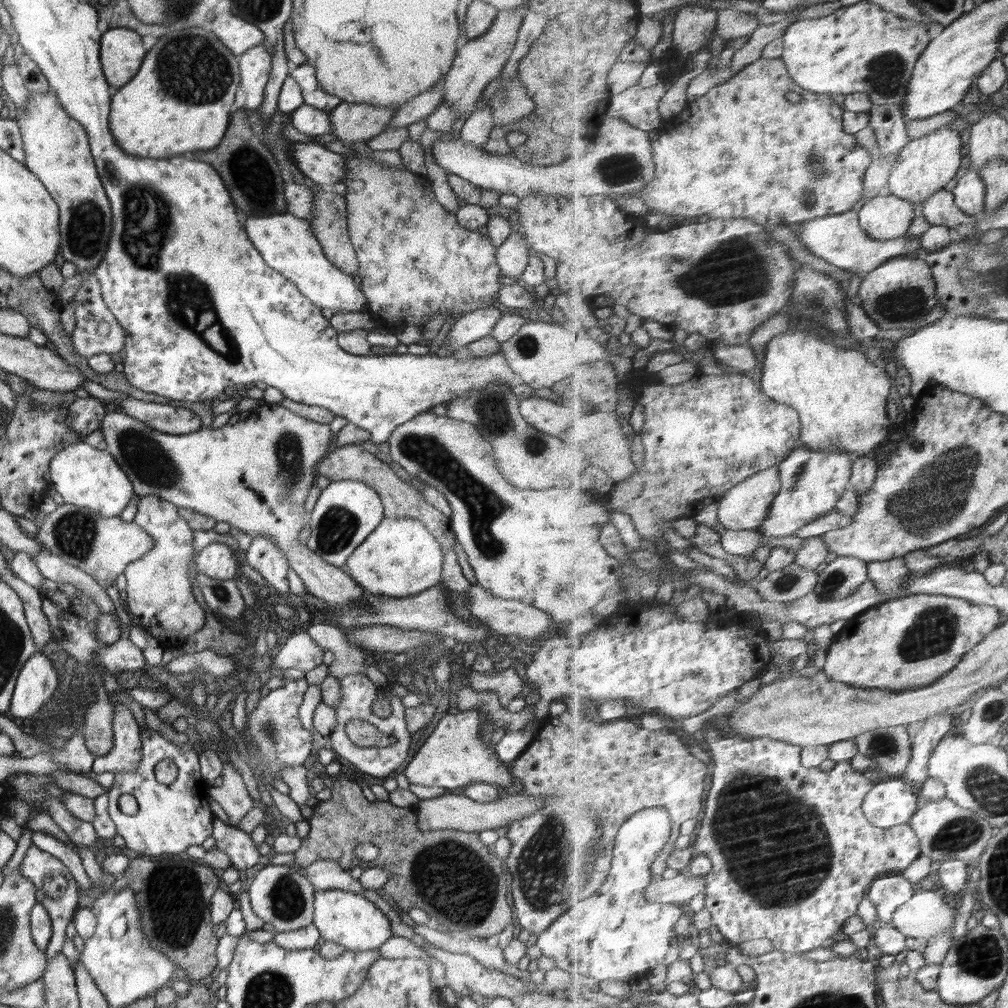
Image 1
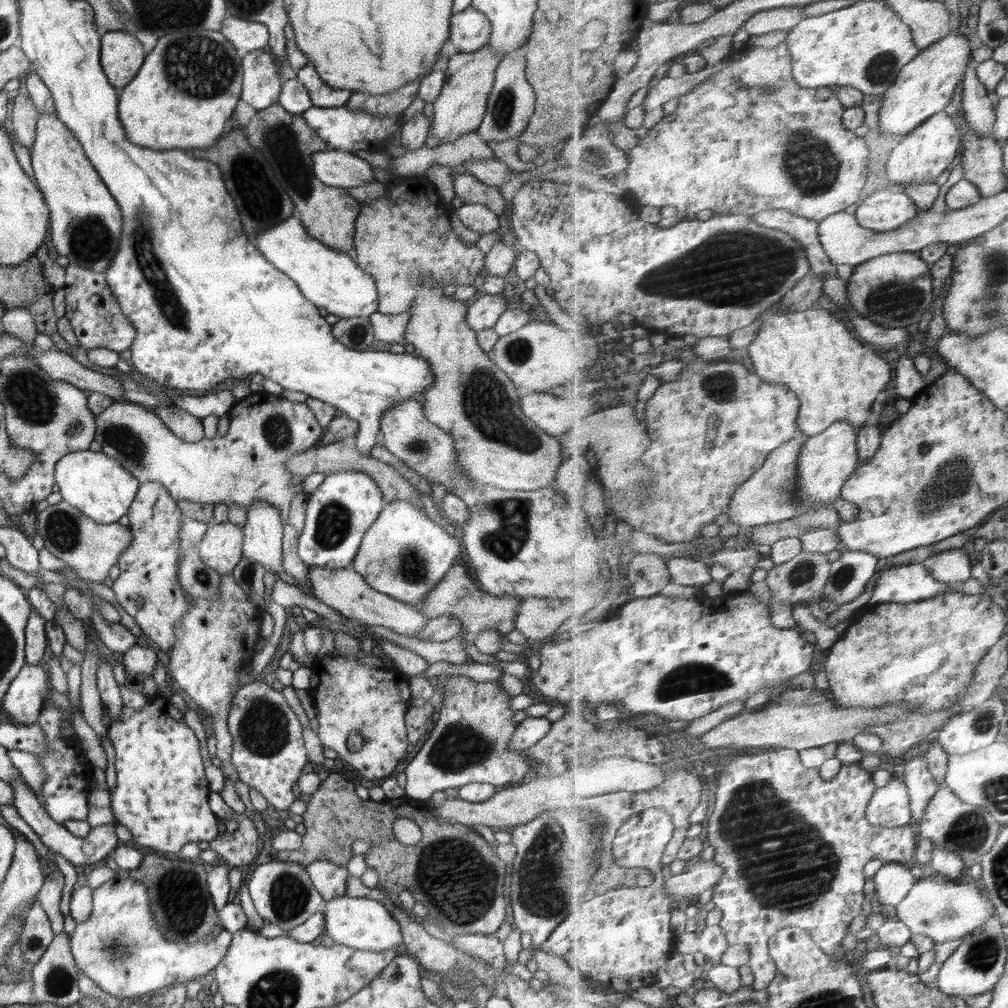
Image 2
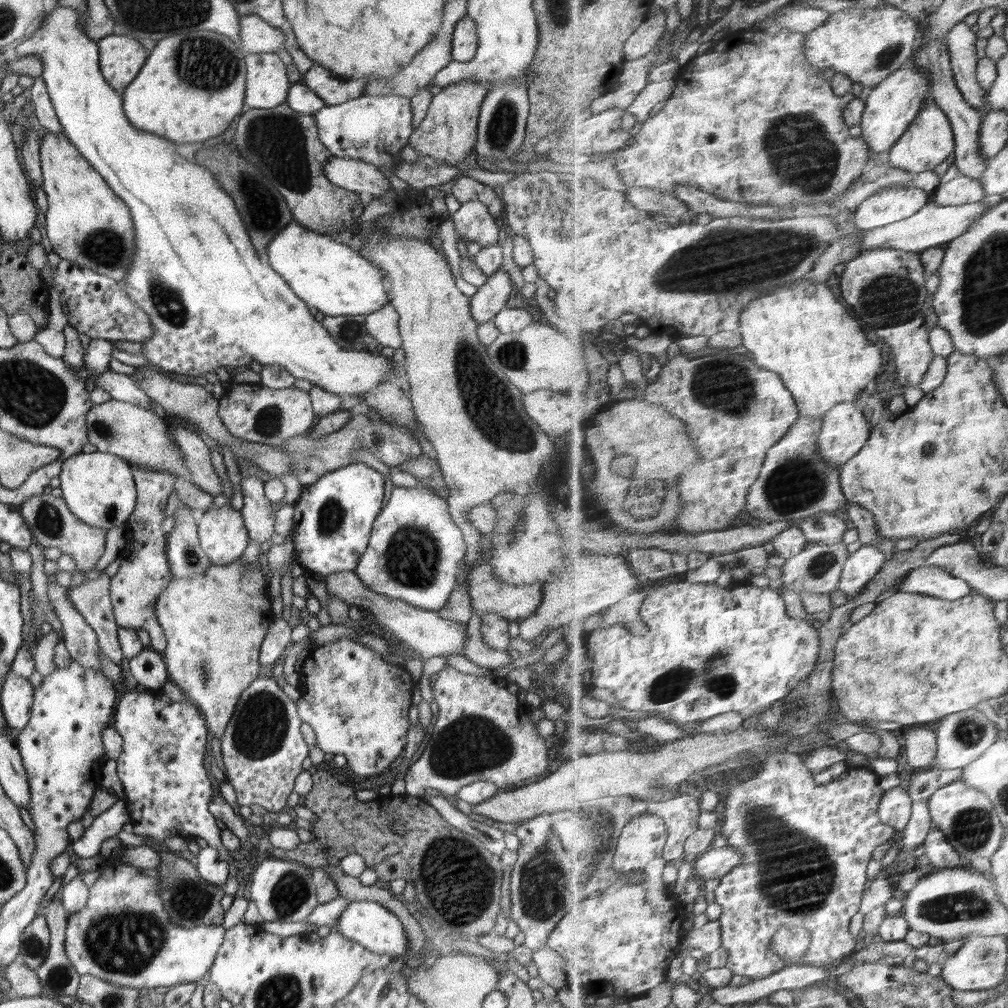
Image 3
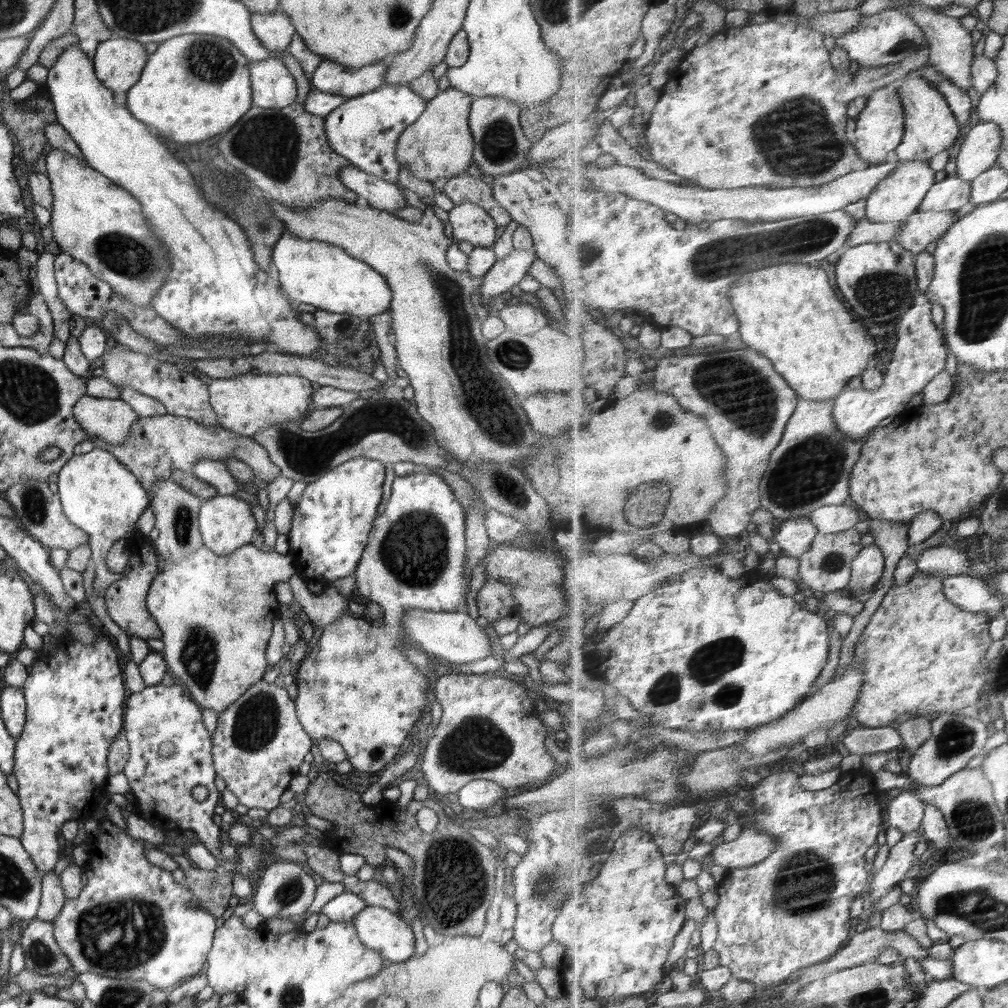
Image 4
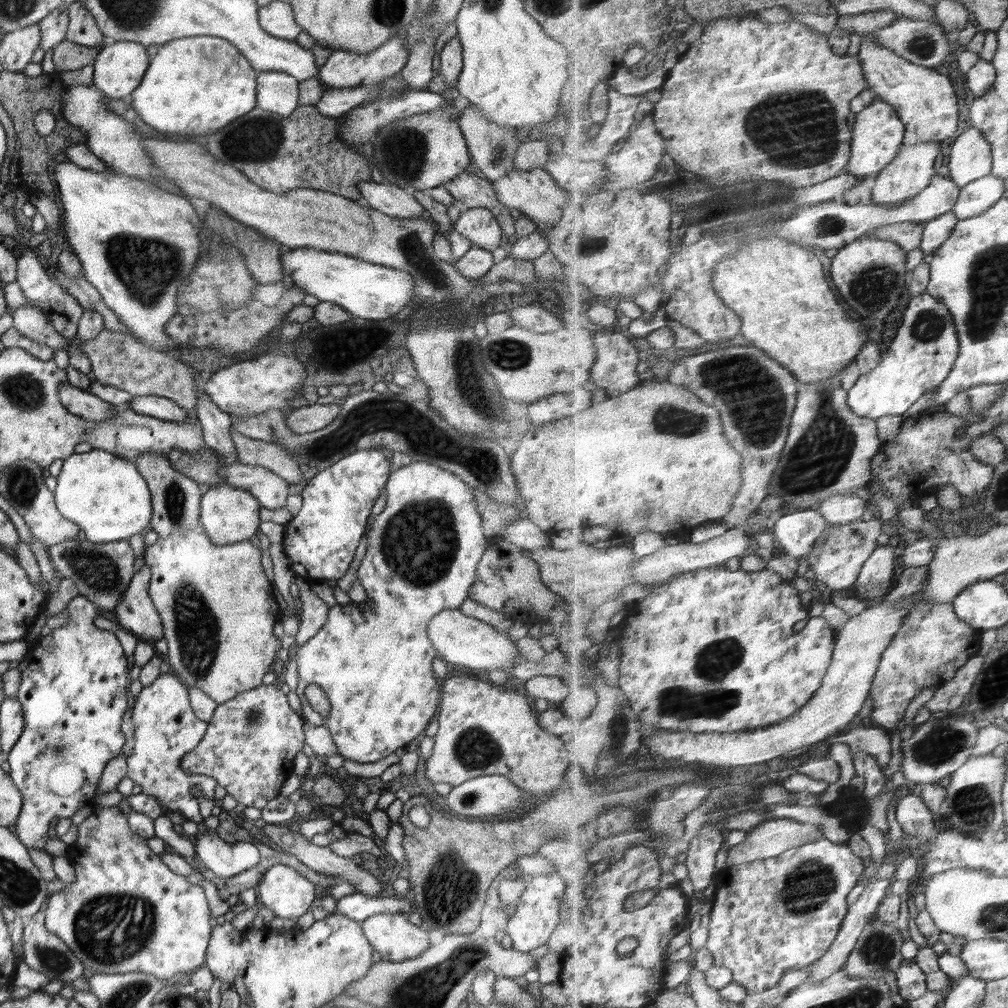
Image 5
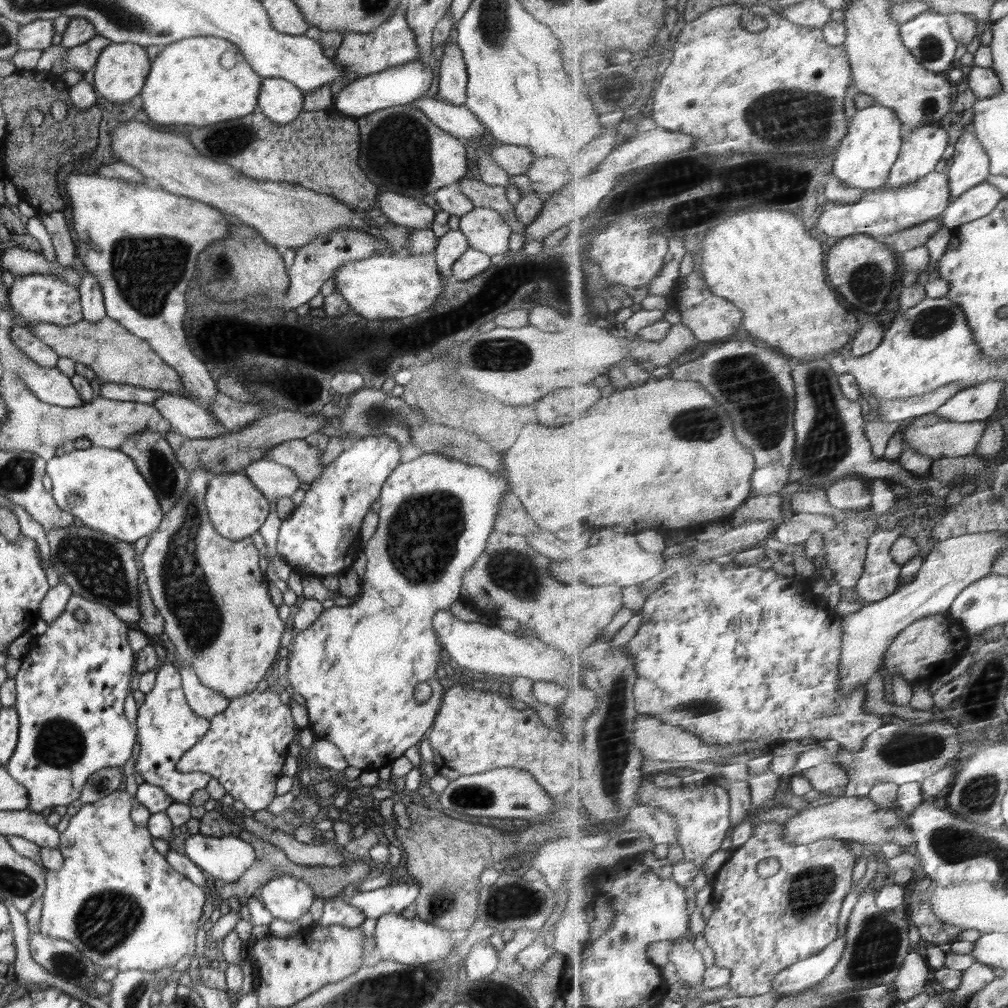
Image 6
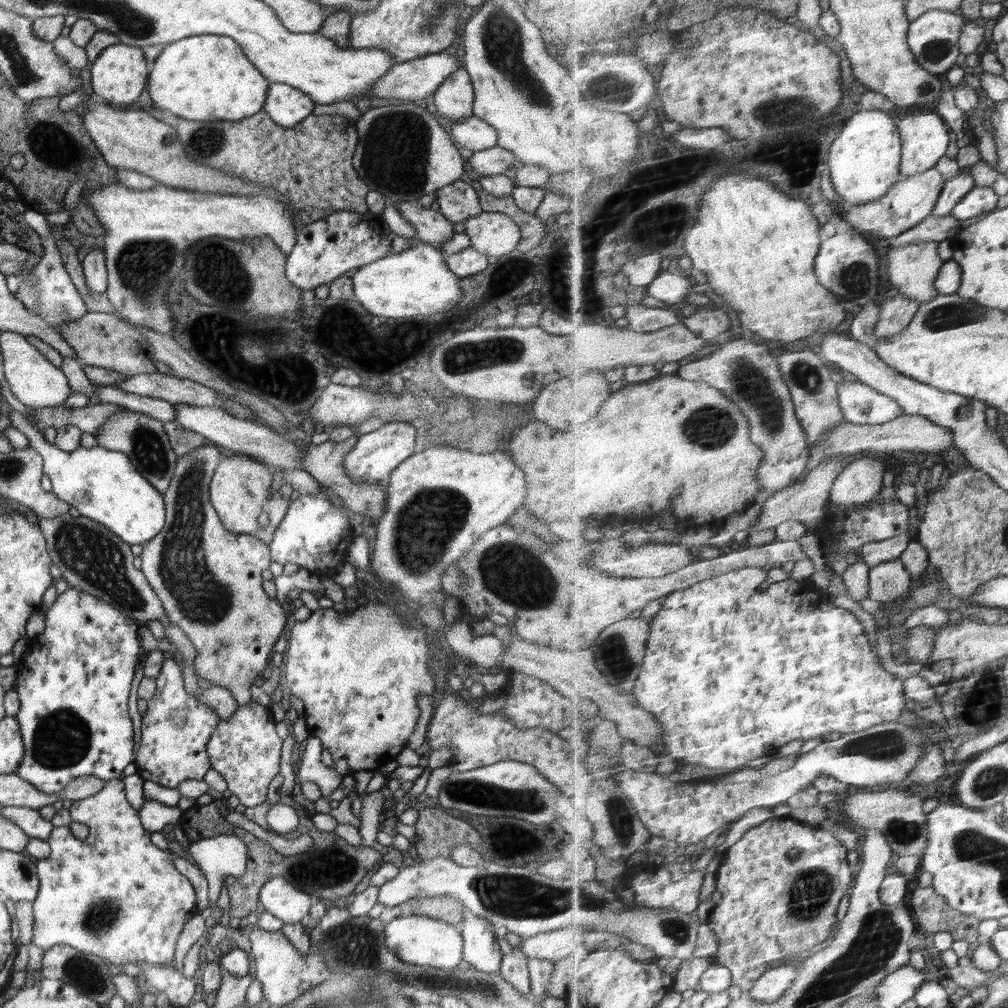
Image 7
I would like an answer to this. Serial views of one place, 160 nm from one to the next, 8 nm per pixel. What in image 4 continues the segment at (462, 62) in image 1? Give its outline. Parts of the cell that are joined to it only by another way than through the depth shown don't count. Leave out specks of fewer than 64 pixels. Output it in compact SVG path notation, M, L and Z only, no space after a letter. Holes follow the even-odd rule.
M450 86L426 103L424 112L416 122L404 129L404 132L396 141L396 162L399 167L407 166L414 178L422 181L434 182L436 179L448 179L456 176L459 172L467 171L473 162L474 138L468 126L468 115L473 98L465 92L456 90Z

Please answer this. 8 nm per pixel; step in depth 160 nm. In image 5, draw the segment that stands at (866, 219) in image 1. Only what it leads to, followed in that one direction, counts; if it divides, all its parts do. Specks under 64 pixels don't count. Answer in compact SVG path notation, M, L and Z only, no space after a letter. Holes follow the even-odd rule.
M932 141L916 144L914 147L905 146L898 158L892 162L877 178L873 191L873 202L882 205L904 205L912 199L916 199L922 191L931 186L937 176L936 160L942 154L942 143Z

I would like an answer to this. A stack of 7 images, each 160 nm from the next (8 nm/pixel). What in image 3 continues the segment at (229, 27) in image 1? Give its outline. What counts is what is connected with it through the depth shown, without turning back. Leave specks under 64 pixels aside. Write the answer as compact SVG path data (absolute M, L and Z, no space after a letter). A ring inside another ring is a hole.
M256 15L240 16L238 47L247 53L276 53L283 48L285 28L276 28Z

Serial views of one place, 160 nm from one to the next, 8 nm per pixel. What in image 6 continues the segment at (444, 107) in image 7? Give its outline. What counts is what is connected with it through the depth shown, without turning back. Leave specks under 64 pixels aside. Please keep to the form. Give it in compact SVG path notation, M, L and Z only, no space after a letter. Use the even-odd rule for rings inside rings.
M449 42L444 48L438 74L438 98L456 106L466 102L467 68L457 44Z

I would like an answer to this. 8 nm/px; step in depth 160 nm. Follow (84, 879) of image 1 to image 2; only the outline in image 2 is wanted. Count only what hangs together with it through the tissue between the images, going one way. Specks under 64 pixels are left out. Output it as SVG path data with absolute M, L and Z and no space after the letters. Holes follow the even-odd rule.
M11 780L8 782L13 788L14 794L14 806L17 808L18 814L26 821L26 824L38 834L42 844L48 848L51 853L60 854L73 864L75 867L81 864L89 864L91 866L100 865L104 863L107 854L110 854L112 850L121 845L121 840L116 837L114 828L116 822L112 824L103 824L96 828L91 828L88 836L84 838L78 838L68 832L64 825L58 824L47 813L47 810L41 805L41 799L38 799L34 794L34 791L24 780Z

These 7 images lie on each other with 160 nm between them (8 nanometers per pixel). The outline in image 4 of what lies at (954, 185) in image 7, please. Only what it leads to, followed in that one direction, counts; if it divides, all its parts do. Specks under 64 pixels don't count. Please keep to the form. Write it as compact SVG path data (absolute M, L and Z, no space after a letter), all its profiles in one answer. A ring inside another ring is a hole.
M981 121L964 140L956 160L957 175L974 181L994 168L1002 153L1002 130L994 122Z

